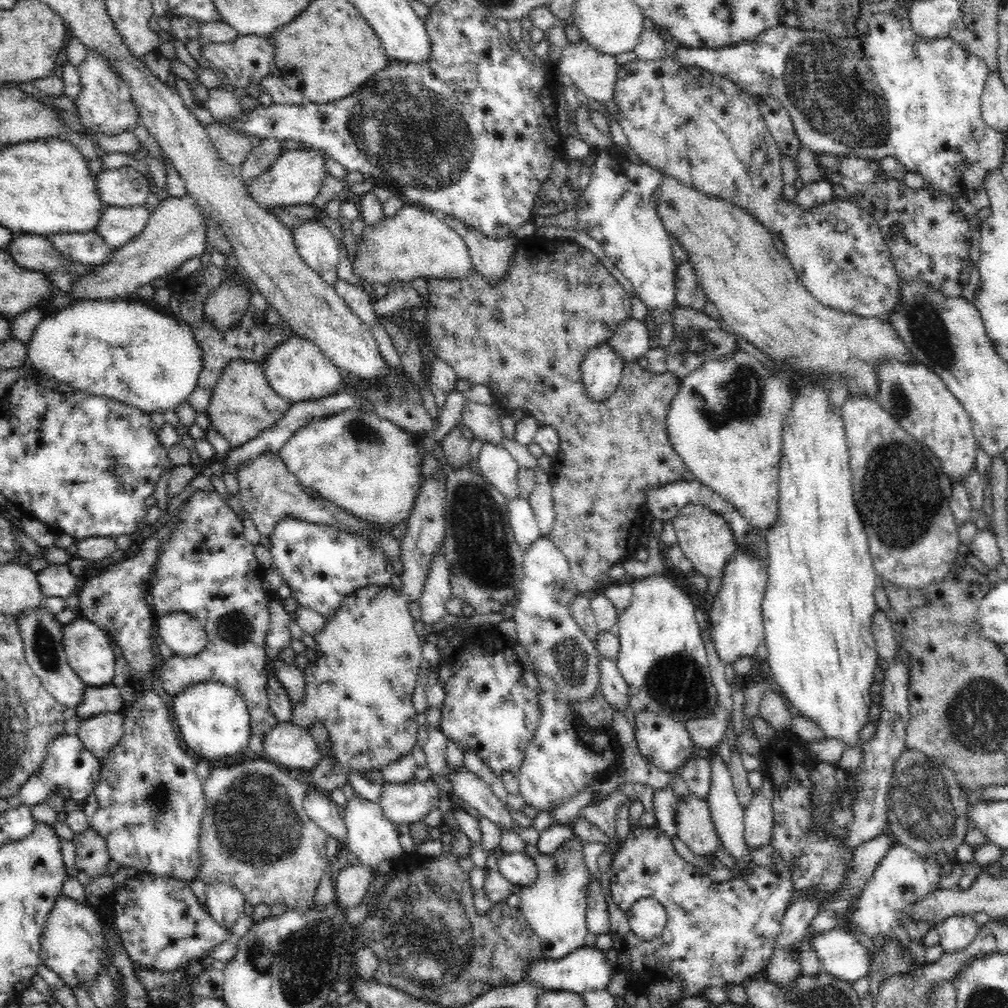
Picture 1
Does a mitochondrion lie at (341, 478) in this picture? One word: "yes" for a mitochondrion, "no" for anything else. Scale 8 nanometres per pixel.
no

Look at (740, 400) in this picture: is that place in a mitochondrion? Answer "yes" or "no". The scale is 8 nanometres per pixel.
yes

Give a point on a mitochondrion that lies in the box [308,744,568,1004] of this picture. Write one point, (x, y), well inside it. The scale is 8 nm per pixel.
(426, 937)

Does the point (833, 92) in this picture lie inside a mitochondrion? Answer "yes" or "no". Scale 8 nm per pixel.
yes

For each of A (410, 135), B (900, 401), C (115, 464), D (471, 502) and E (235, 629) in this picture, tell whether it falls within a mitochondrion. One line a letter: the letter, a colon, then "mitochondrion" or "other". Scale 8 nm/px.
A: mitochondrion
B: mitochondrion
C: mitochondrion
D: mitochondrion
E: mitochondrion

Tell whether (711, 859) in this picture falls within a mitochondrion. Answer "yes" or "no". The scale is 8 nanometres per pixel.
no

